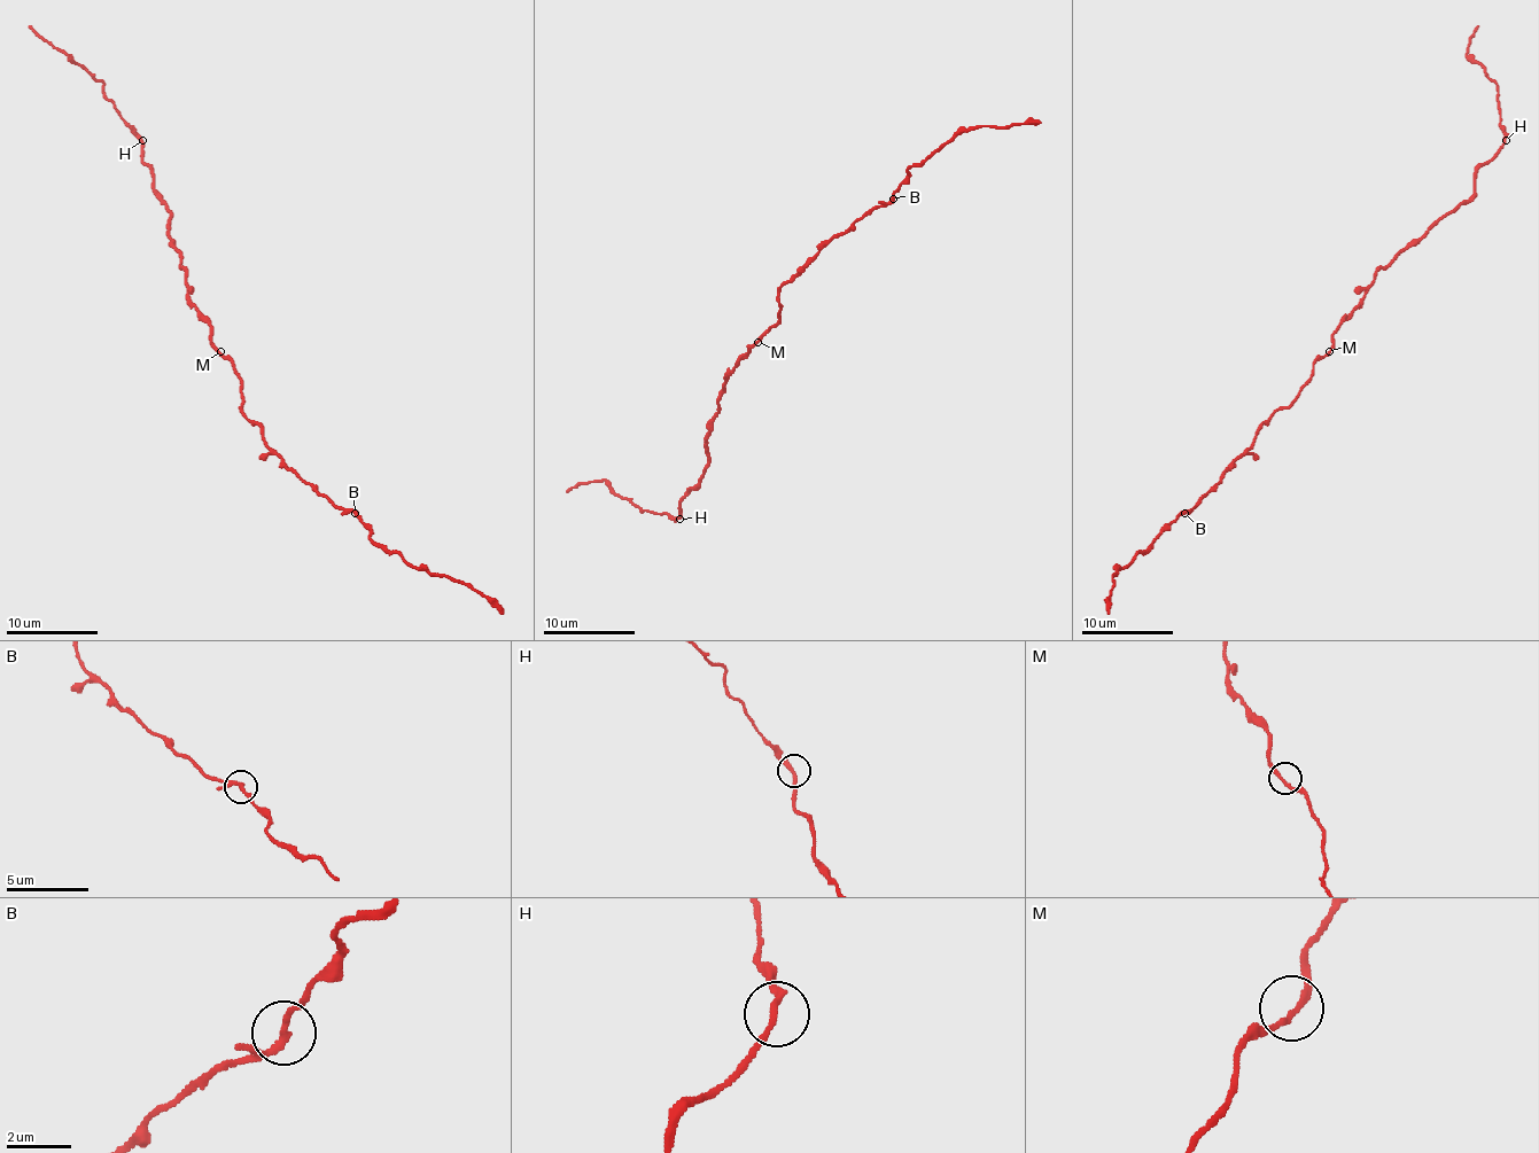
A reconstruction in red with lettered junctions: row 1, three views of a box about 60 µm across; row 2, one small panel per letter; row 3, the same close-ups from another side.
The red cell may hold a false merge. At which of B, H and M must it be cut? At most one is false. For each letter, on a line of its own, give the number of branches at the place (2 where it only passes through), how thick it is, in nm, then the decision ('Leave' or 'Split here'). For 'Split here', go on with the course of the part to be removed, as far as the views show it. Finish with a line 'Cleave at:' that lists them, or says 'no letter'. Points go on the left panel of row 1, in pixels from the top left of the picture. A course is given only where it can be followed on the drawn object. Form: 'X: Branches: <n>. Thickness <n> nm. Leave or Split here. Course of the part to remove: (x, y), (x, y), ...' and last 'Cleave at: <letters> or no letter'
B: Branches: 2. Thickness 200 nm. Leave
H: Branches: 2. Thickness 200 nm. Leave
M: Branches: 2. Thickness 190 nm. Leave
Cleave at: no letter

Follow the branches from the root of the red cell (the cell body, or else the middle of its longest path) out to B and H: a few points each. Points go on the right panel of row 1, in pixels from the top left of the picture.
B: (1329, 351), (1313, 365), (1313, 374), (1299, 395), (1258, 429), (1256, 441), (1223, 477), (1184, 512)
H: (1329, 351), (1334, 344), (1334, 330), (1361, 301), (1375, 275), (1474, 193), (1476, 172), (1506, 140)

